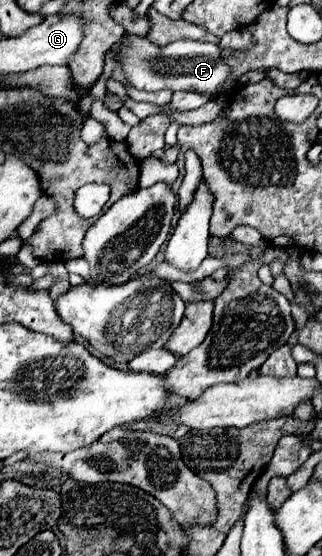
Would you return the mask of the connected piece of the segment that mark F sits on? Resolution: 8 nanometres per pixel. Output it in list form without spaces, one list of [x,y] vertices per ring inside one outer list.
[[[127,36],[121,42],[121,68],[131,82],[131,86],[139,90],[187,90],[187,92],[201,92],[209,96],[217,96],[221,90],[231,92],[233,88],[225,88],[231,70],[229,64],[221,56],[221,48],[211,42],[195,42],[195,40],[177,40],[165,48],[155,46],[147,38]]]

